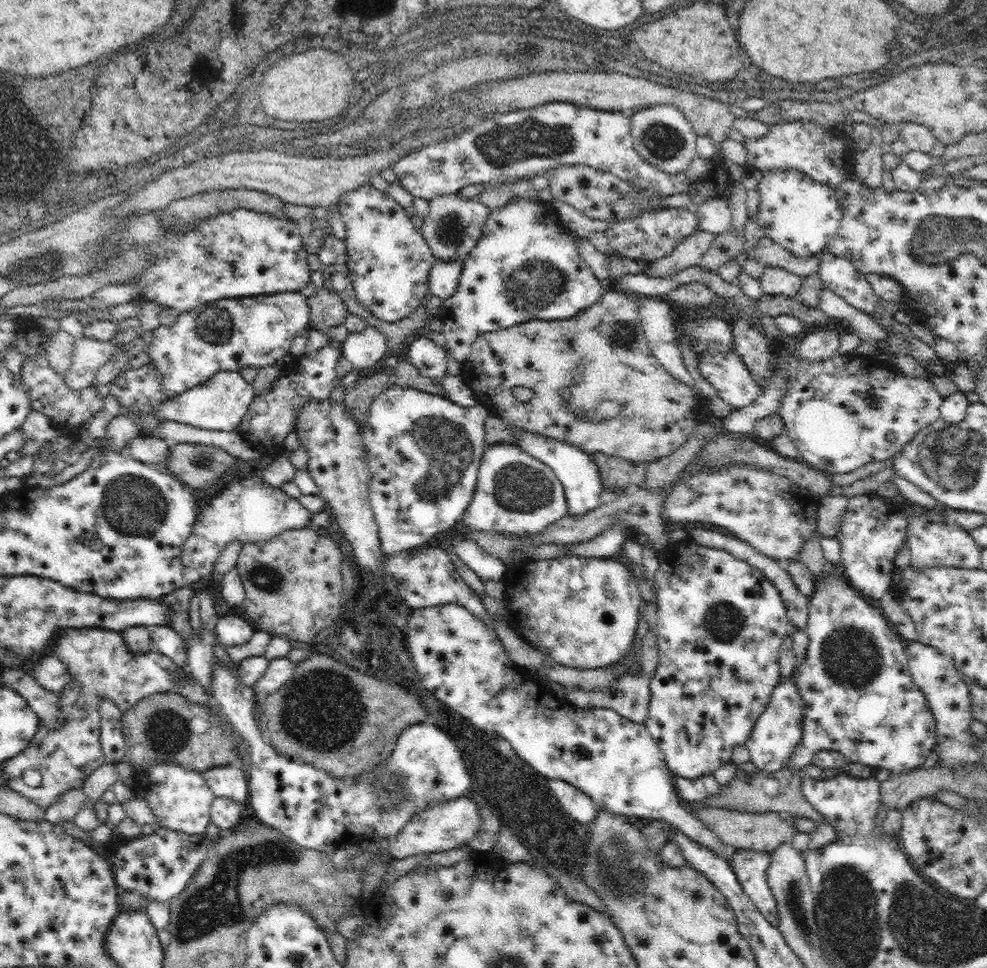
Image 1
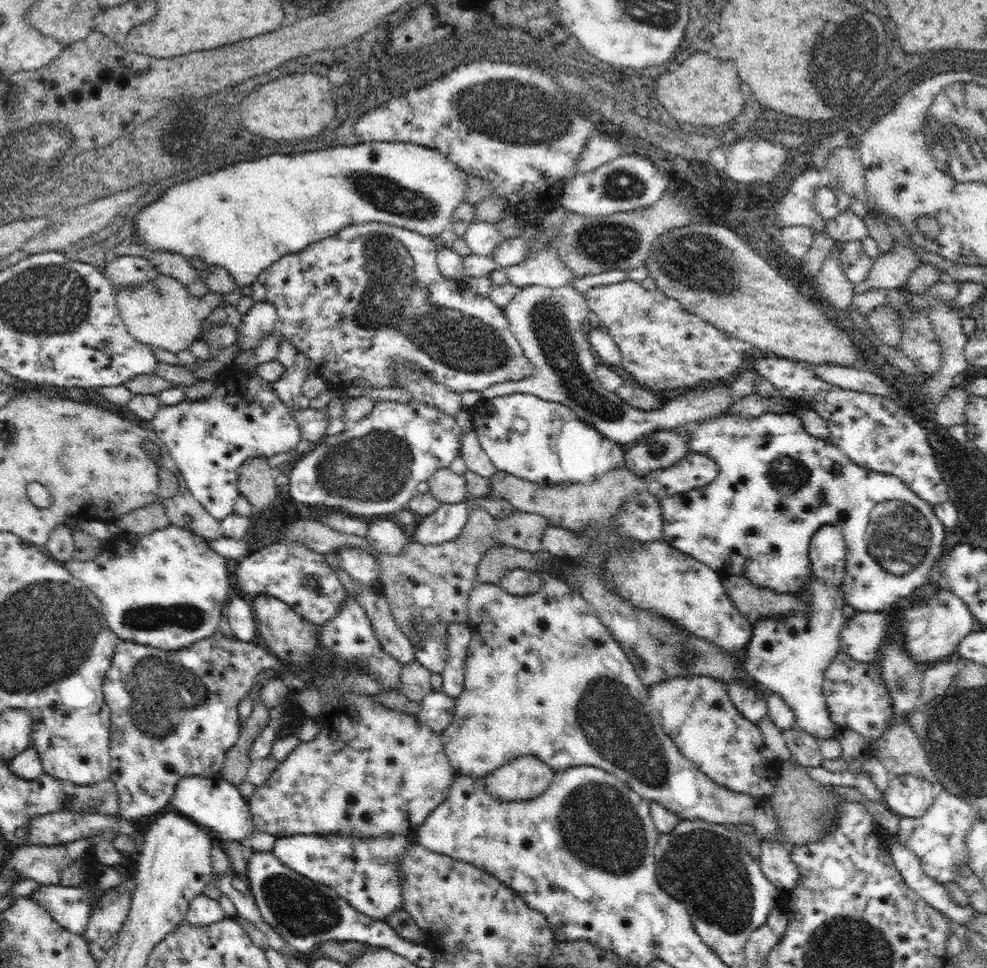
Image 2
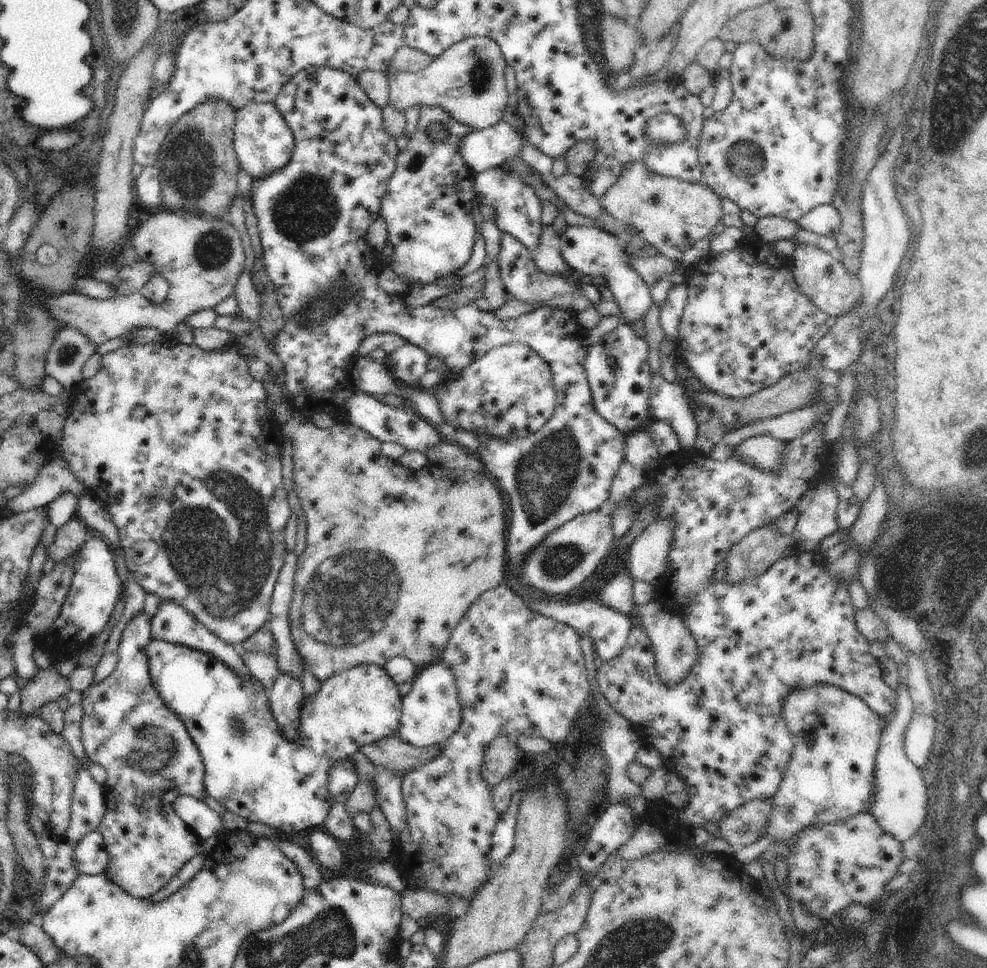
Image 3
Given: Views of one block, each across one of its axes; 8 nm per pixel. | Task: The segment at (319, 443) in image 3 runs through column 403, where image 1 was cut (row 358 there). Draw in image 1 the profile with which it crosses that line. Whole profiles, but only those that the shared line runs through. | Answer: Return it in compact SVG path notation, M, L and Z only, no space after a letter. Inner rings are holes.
M615 288L612 291L605 291L604 294L595 302L591 307L585 308L580 311L576 316L572 316L566 320L528 320L522 324L514 324L510 328L503 330L496 330L497 332L485 333L476 338L472 344L472 349L468 358L462 362L461 377L464 382L472 389L476 397L476 402L485 406L490 414L496 414L498 417L507 424L511 424L517 430L523 432L531 432L531 434L539 434L546 438L553 438L554 440L561 440L567 442L572 446L576 446L587 452L588 454L602 453L608 456L620 457L624 460L634 462L656 462L660 458L670 456L674 450L678 450L684 442L688 442L690 436L696 432L701 421L706 420L708 416L700 413L698 406L706 407L704 400L698 396L697 391L692 387L685 385L684 381L678 380L673 377L664 367L660 361L652 354L648 347L648 342L640 322L637 304L629 293ZM514 386L526 386L532 389L534 397L528 402L522 402L512 393Z

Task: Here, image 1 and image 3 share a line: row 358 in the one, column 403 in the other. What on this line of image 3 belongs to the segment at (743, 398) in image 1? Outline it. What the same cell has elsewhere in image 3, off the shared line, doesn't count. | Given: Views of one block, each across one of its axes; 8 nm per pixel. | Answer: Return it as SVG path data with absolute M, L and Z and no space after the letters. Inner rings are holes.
M442 660L418 670L411 691L402 701L401 724L396 735L415 747L426 748L443 743L458 730L461 723L458 695L455 676Z

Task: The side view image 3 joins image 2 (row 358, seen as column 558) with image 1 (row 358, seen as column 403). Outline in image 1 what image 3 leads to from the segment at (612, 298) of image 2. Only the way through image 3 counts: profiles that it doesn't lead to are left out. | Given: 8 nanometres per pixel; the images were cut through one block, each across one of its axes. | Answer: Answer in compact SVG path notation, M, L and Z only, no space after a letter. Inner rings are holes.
M790 339L790 342L788 344L786 343L786 348L773 357L773 367L780 369L782 375L784 375L784 379L788 379L788 382L786 382L786 394L784 394L782 404L778 408L778 415L782 417L786 433L796 445L797 453L802 456L802 460L805 463L814 467L816 470L833 476L835 474L844 474L845 472L858 470L858 468L862 468L867 462L891 459L896 453L901 451L901 448L905 444L908 444L914 438L917 432L920 432L926 426L932 424L934 420L940 418L939 406L942 404L943 397L940 396L934 384L930 381L931 374L929 374L928 378L906 377L898 370L896 365L886 364L876 354L866 355L857 354L856 352L852 354L841 354L836 352L828 360L824 360L824 362L821 360L814 360L814 362L811 360L799 360L799 358L795 358L795 349L798 343L799 340Z

